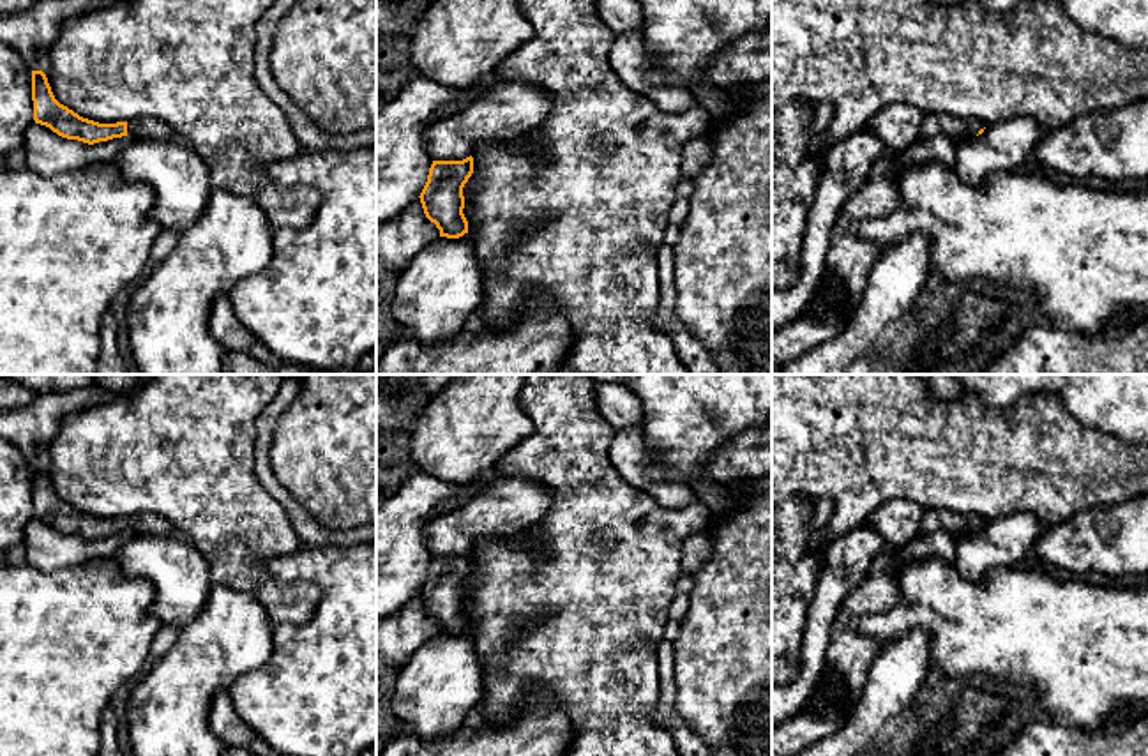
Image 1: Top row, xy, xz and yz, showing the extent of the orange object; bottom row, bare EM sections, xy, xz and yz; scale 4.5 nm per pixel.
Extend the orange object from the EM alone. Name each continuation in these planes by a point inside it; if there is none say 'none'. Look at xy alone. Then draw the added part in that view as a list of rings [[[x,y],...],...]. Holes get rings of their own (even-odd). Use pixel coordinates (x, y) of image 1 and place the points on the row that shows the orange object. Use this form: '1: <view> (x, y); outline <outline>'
1: xy (143, 128); outline [[[148,117],[127,120],[127,134],[132,140],[166,140],[166,141],[182,140],[166,124]]]

